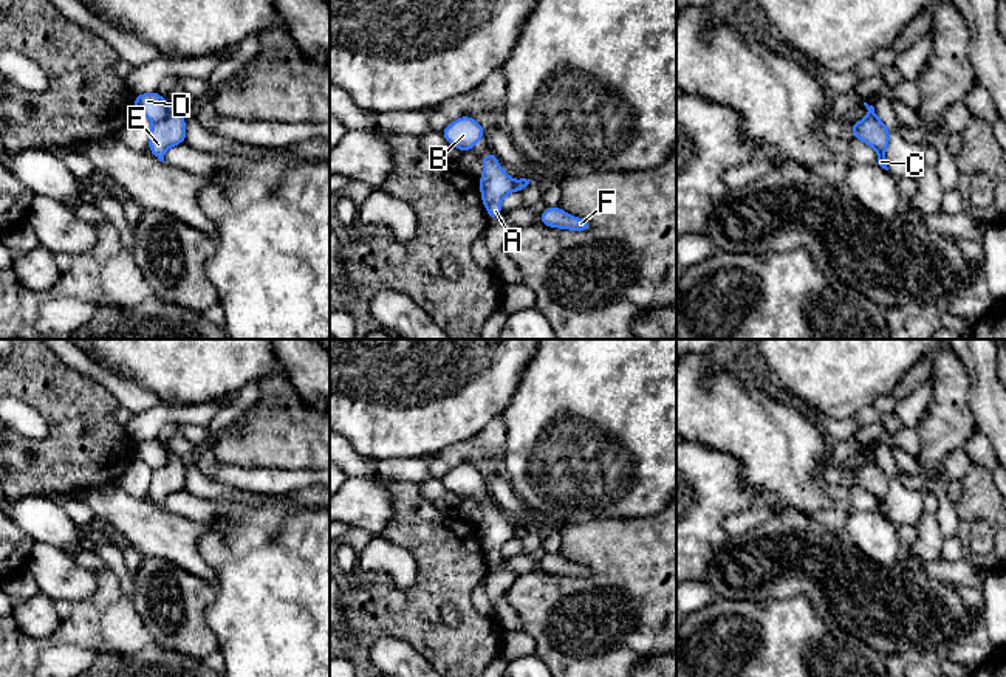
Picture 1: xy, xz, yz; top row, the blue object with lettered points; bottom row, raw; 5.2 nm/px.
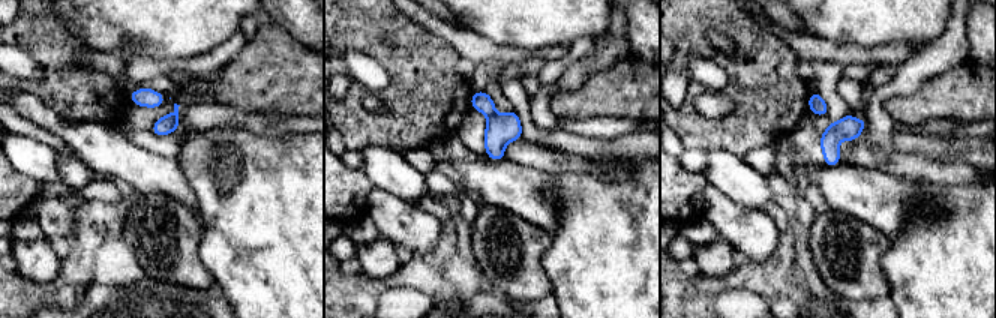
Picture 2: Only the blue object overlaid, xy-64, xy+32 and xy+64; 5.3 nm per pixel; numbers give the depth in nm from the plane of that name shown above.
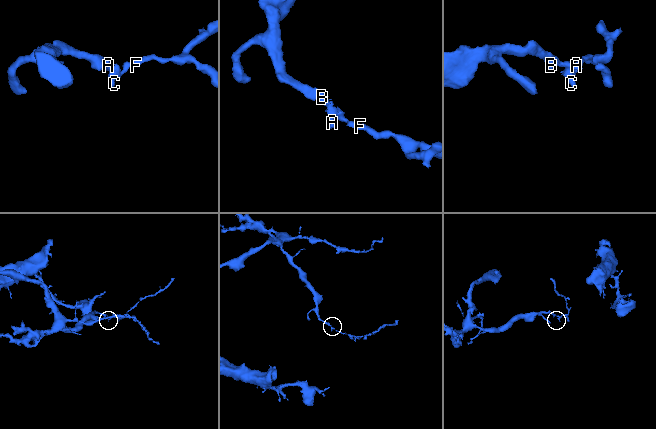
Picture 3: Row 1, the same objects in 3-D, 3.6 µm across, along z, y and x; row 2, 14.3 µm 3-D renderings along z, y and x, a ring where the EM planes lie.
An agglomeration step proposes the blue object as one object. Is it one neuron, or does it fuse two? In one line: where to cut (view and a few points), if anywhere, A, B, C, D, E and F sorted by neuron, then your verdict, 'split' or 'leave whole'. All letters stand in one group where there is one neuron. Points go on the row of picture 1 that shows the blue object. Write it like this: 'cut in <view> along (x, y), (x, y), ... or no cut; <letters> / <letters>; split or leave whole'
cut in xy along (167, 107), (163, 118); A B D / C E F; split

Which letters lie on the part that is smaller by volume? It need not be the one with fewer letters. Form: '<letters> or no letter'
C, E, F

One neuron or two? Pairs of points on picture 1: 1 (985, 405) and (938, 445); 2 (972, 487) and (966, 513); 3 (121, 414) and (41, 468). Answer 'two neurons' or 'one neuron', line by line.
1: two neurons
2: one neuron
3: two neurons

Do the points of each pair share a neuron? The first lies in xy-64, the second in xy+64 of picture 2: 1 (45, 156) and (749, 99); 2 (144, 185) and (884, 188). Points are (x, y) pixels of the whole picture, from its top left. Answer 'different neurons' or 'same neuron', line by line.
1: different neurons
2: same neuron

